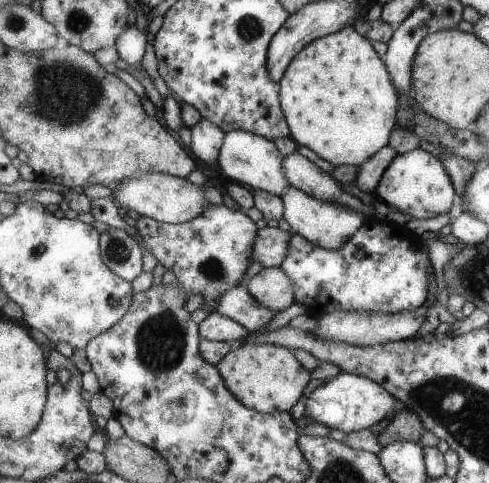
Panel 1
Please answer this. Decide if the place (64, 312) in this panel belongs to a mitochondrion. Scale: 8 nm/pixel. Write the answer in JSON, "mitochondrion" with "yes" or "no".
{"mitochondrion":"no"}

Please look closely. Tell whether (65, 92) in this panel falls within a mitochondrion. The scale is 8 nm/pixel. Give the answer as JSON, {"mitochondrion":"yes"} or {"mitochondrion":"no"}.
{"mitochondrion":"yes"}

